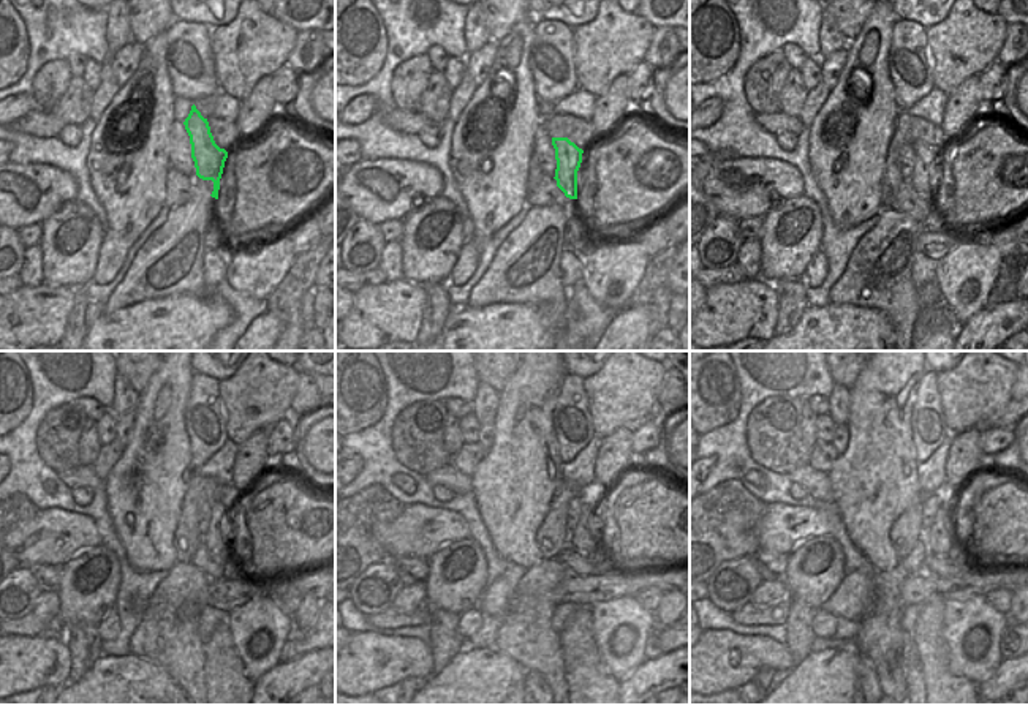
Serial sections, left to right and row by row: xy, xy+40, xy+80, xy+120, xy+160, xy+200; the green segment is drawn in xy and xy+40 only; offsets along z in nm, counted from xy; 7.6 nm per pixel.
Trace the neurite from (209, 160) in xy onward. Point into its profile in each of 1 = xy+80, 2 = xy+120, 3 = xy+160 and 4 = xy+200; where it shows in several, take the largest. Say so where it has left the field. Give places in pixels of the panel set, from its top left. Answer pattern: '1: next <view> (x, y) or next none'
1: next xy+80 (924, 177)
2: next xy+120 (220, 538)
3: next xy+160 (585, 538)
4: next xy+200 (938, 539)

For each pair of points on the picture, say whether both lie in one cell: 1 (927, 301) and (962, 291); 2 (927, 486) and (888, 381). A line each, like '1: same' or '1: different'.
1: different
2: different

